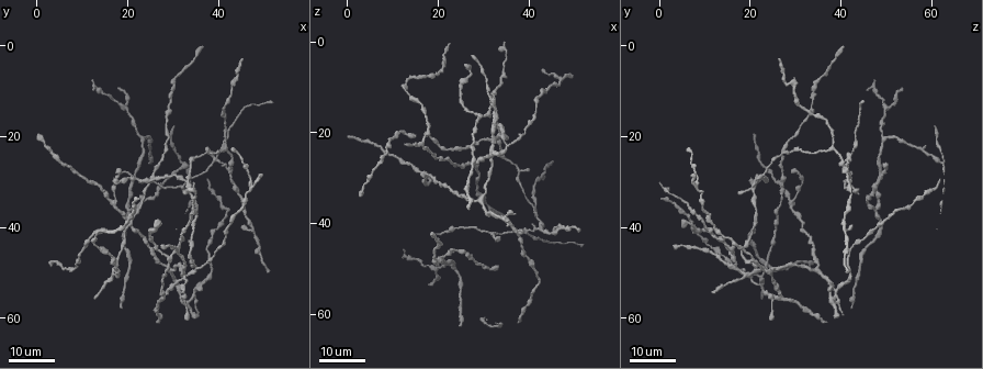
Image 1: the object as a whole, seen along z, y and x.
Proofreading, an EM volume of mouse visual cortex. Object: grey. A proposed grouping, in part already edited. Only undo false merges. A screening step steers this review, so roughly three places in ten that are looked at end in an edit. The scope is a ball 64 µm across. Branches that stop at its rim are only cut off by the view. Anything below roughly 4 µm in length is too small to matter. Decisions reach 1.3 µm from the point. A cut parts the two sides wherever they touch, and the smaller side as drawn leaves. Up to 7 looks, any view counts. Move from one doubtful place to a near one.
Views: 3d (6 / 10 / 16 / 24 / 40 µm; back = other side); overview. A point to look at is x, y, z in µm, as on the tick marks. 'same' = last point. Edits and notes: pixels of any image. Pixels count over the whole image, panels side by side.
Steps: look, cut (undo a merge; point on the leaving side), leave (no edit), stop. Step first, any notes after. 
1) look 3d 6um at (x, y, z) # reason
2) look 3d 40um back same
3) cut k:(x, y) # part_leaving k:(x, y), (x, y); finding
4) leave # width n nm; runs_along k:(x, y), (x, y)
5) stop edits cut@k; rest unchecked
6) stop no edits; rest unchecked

look 3d 16um at (36.0, 49.0, 22.5) # branch point

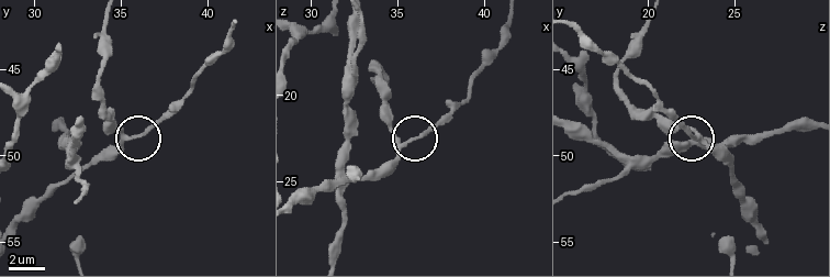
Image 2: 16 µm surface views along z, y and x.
look 3d 6um at (35.4, 49.0, 22.8) # closer look

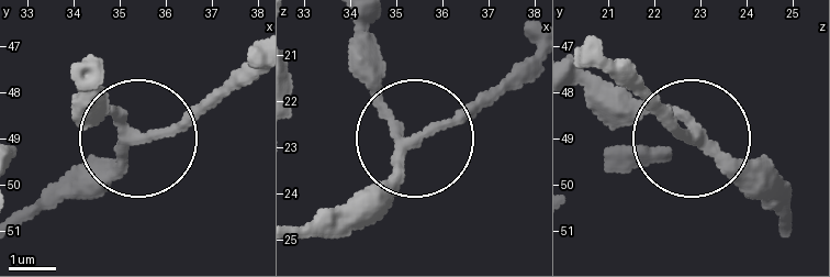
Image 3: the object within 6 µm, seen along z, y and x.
leave # width 220 nm; runs_along 3:(791, 210), (743, 187), (618, 73); continuous, no second neuron

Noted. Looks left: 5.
look 3d 16um at (16.5, 50.5, 21.5) # three arms meet

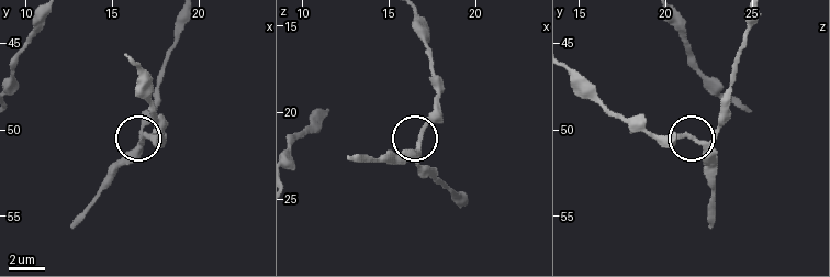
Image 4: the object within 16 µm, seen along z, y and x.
look 3d 6um at (16.6, 50.9, 22.0)

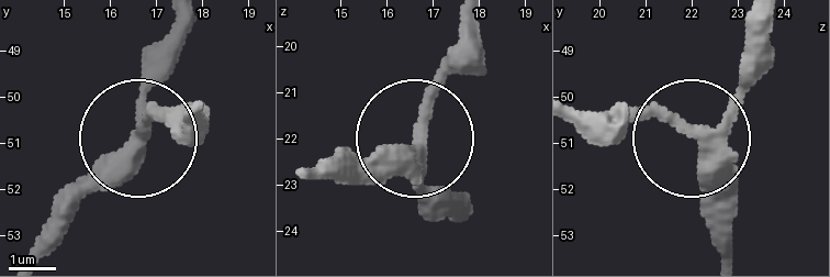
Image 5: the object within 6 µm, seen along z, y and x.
look 3d 6um back at (16.65, 50.75, 21.95)

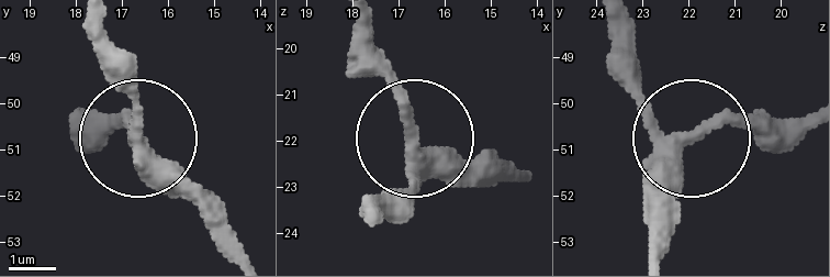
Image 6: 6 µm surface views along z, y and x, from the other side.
leave # width 310 nm; runs_along 6:(612, 23), (627, 82), (686, 141), (671, 243); all the same neuron

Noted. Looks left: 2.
look 3d 16um at (39.5, 24.5, 42.0) # looks like a crossing

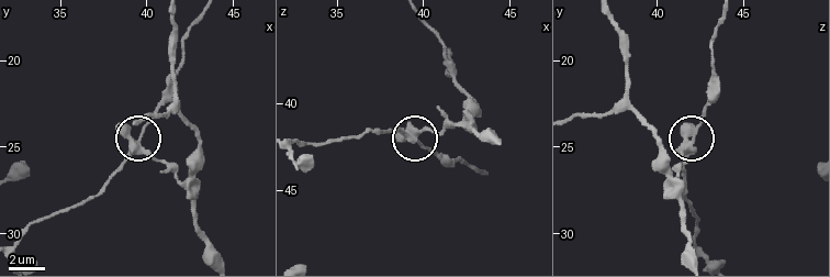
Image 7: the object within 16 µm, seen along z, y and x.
look 3d 6um at (39.3, 24.7, 42.0)

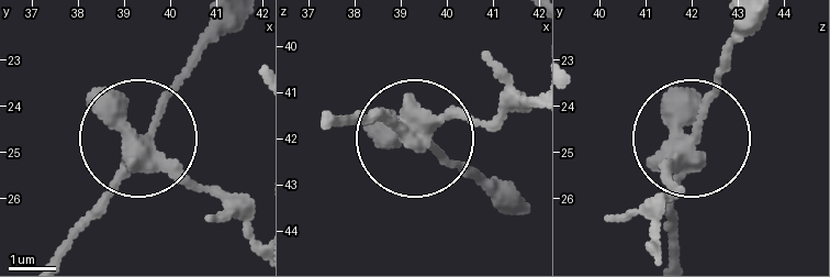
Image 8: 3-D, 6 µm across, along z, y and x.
cut 8:(99, 206) # side_arm 21 um; part_leaving 8:(414, 143), (387, 120), (332, 120); two neurons meet here

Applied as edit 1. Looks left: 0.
stop edits cut@8; rest unchecked

